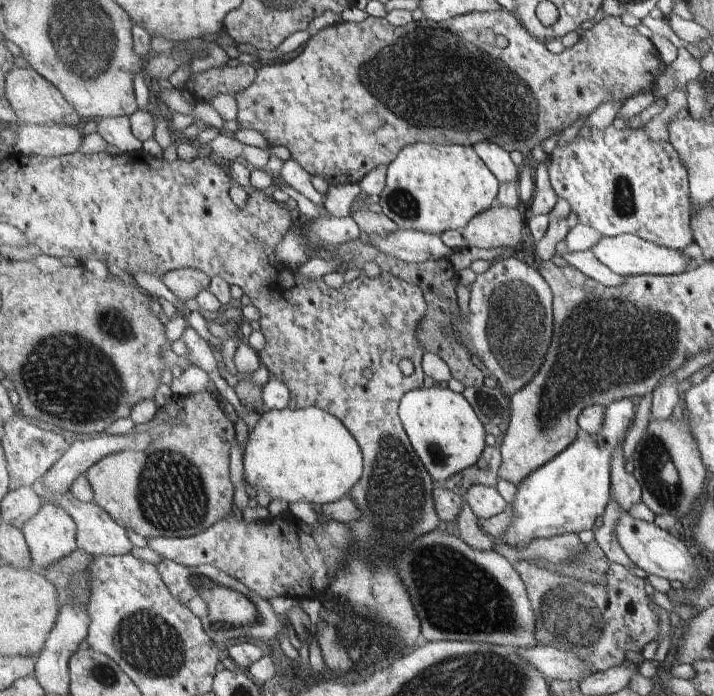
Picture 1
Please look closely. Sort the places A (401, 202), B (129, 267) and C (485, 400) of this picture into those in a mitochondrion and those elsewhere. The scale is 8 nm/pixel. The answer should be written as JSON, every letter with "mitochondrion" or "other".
{"A":"mitochondrion","B":"other","C":"mitochondrion"}

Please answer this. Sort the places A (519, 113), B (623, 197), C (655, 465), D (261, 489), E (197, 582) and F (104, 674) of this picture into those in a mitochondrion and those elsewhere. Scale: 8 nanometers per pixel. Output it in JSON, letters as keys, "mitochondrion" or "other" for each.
{"A":"mitochondrion","B":"mitochondrion","C":"mitochondrion","D":"other","E":"mitochondrion","F":"mitochondrion"}

